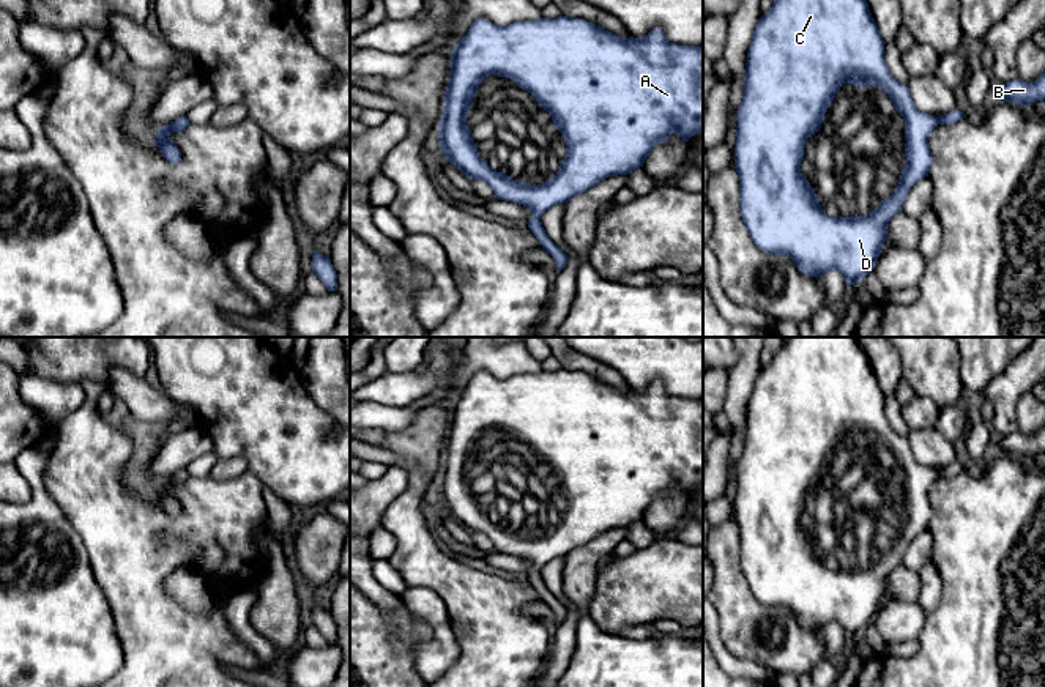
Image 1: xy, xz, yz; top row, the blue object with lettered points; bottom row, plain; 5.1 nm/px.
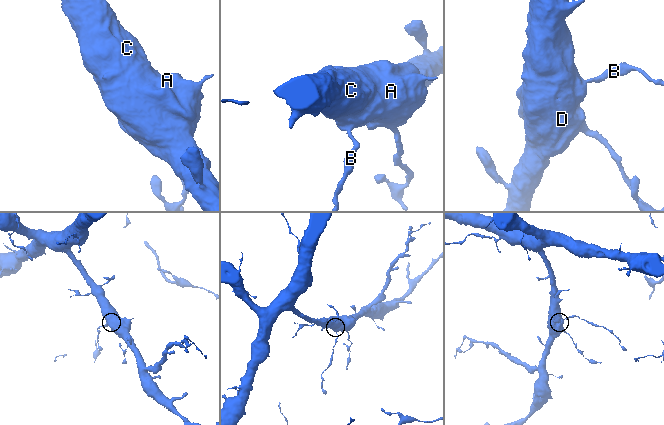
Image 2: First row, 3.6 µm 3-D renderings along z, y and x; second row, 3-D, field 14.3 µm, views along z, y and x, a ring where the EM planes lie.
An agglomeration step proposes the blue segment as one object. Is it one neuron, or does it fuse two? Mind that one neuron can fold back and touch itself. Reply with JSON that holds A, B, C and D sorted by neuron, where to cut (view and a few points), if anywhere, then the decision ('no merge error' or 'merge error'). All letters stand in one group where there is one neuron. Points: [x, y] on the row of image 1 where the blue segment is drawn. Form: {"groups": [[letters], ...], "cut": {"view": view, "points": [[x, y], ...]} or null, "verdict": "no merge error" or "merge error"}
{"groups": [["A", "B", "C", "D"]], "cut": null, "verdict": "no merge error"}

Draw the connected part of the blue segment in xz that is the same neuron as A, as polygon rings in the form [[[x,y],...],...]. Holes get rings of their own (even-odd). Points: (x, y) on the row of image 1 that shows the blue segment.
[[[560,16],[556,19],[517,20],[500,27],[487,19],[476,19],[467,35],[451,54],[449,80],[444,91],[443,113],[438,124],[440,151],[446,161],[457,165],[468,178],[482,180],[498,200],[514,202],[530,210],[526,222],[542,249],[550,254],[558,266],[558,274],[567,263],[567,255],[549,238],[541,216],[558,203],[572,197],[608,176],[627,175],[643,167],[651,150],[678,134],[684,142],[703,131],[703,46],[678,46],[670,43],[662,28],[653,28],[645,38],[619,38],[593,22]],[[489,76],[512,79],[519,88],[533,95],[539,106],[552,115],[553,128],[563,134],[567,147],[556,175],[542,184],[530,186],[522,180],[511,180],[506,172],[493,170],[478,153],[467,117],[471,101],[482,80]]]

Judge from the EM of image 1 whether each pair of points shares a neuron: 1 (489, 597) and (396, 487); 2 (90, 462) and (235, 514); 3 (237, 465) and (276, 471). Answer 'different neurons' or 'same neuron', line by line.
1: different neurons
2: same neuron
3: different neurons

